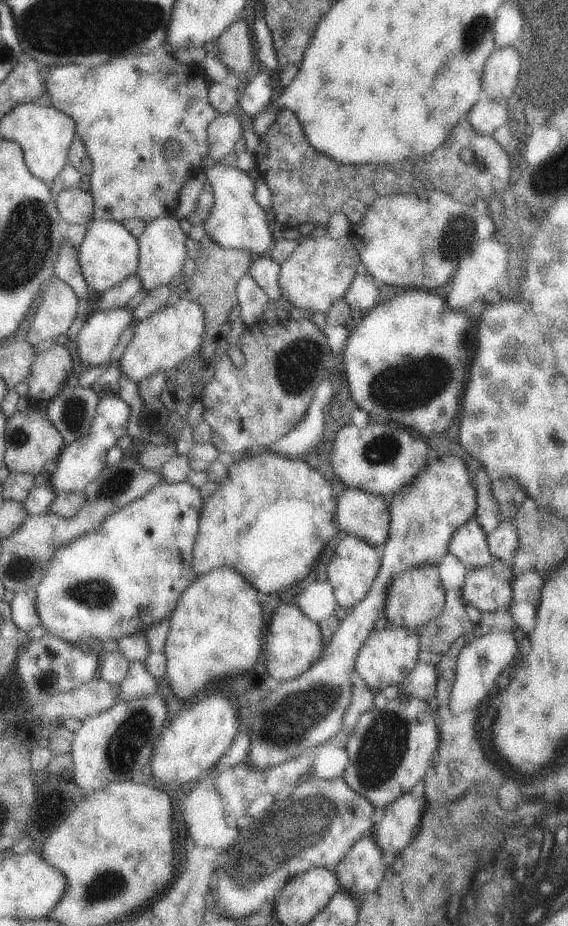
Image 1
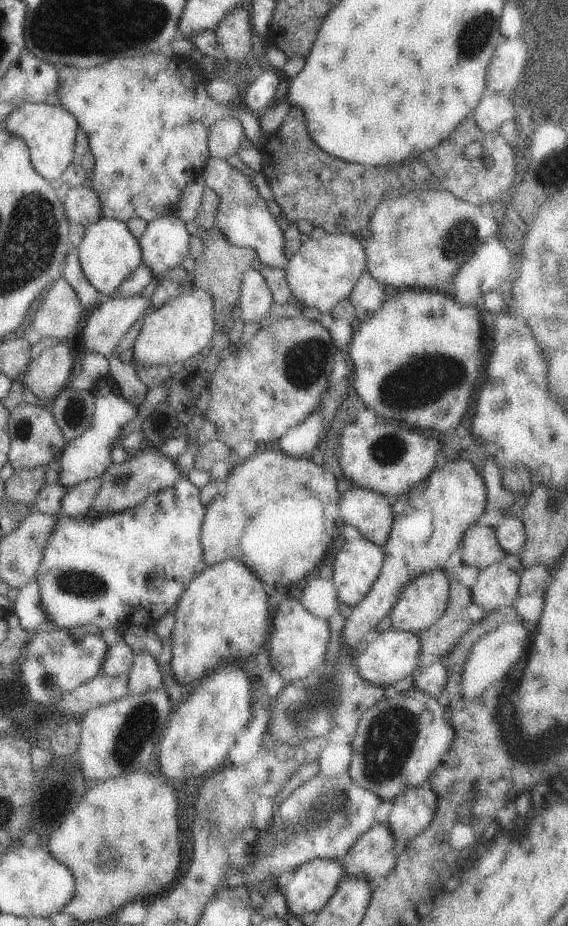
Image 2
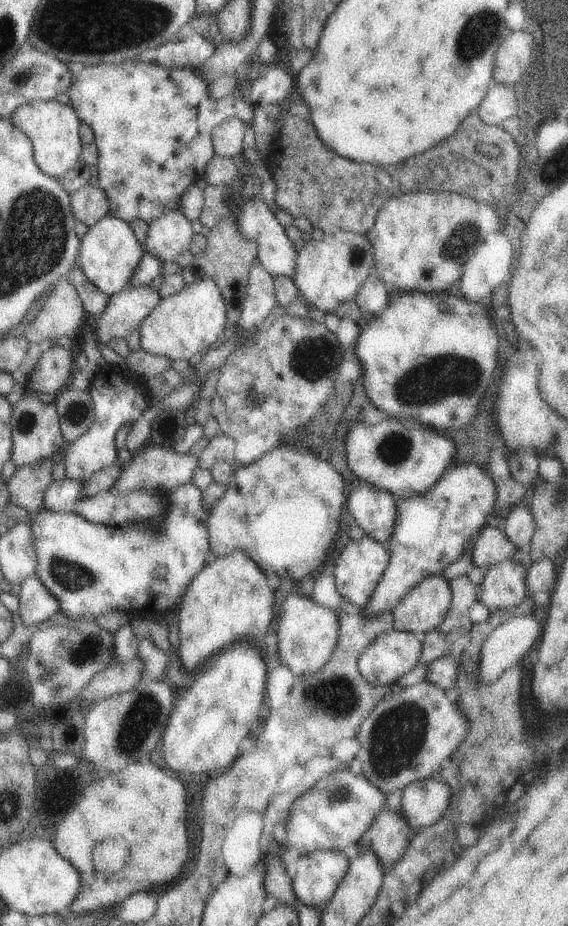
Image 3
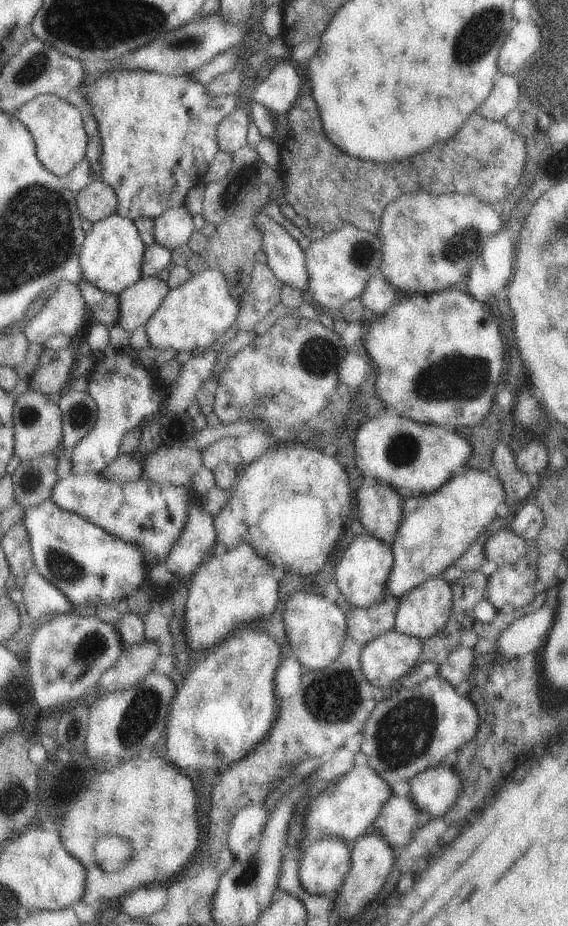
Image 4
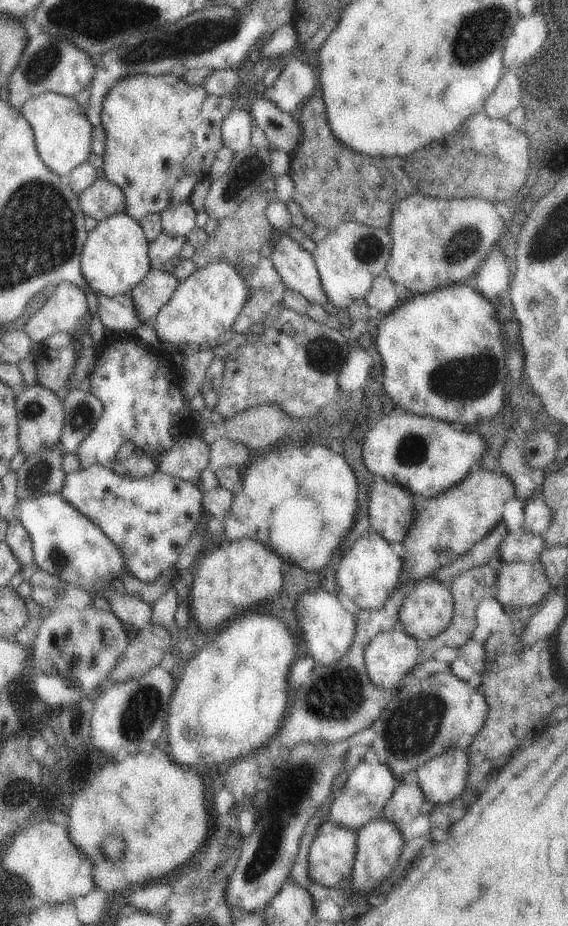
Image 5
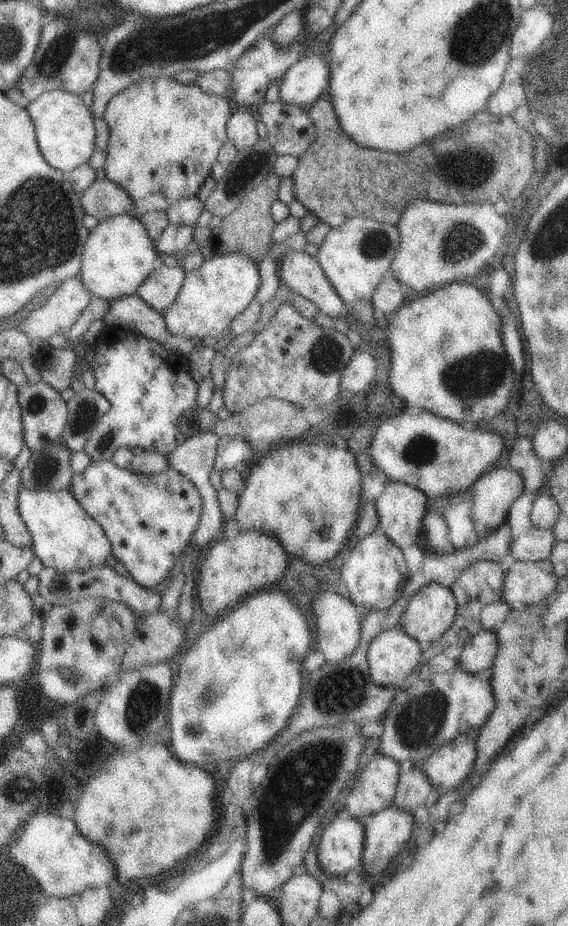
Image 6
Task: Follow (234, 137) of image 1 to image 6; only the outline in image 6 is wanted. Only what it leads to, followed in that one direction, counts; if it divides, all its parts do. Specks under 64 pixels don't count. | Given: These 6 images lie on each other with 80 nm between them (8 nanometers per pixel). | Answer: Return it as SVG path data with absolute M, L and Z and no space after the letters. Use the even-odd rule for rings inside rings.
M235 108L225 126L227 140L238 151L254 146L259 140L256 132L256 123L258 121L258 116L250 114L246 109Z

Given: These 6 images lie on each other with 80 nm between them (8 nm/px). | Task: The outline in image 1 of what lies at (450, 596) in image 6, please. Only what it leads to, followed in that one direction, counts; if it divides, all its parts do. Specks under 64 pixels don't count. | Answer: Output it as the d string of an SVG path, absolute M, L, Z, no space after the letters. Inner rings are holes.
M416 565L391 580L387 588L384 616L392 626L416 632L417 629L440 616L446 595L439 577L439 565Z

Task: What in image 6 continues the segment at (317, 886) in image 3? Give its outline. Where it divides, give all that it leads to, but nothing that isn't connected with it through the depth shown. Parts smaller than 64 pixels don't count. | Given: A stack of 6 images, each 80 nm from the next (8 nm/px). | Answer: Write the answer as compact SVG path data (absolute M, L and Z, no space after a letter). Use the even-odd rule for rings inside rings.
M339 810L324 829L317 847L317 863L334 878L348 876L360 862L364 846L364 829L348 812Z

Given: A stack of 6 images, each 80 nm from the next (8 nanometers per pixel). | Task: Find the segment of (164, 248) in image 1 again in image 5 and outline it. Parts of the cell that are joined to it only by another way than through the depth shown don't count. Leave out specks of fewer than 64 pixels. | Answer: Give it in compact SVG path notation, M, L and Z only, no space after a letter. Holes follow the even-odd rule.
M183 202L175 207L168 207L161 214L162 233L169 237L188 238L196 227L196 210L190 202Z

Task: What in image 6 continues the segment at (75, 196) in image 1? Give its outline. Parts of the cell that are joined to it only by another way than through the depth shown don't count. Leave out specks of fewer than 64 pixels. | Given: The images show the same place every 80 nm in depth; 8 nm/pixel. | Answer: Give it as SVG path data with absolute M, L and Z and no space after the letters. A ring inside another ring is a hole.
M106 177L96 179L94 184L81 194L81 198L85 214L94 216L99 221L133 212L130 195L118 183L113 183Z

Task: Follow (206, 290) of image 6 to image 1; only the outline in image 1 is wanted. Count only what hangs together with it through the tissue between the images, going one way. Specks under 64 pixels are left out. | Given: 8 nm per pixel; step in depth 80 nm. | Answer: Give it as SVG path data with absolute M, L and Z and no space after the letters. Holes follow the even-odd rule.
M183 297L175 305L166 305L139 322L132 330L132 338L118 360L121 376L139 383L153 374L177 368L182 360L192 360L203 339L204 313L199 304Z

